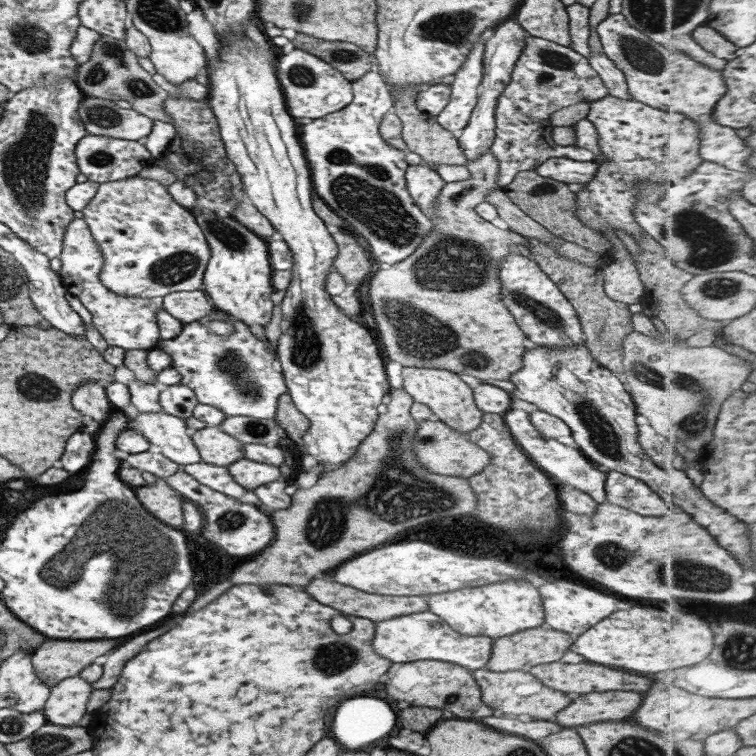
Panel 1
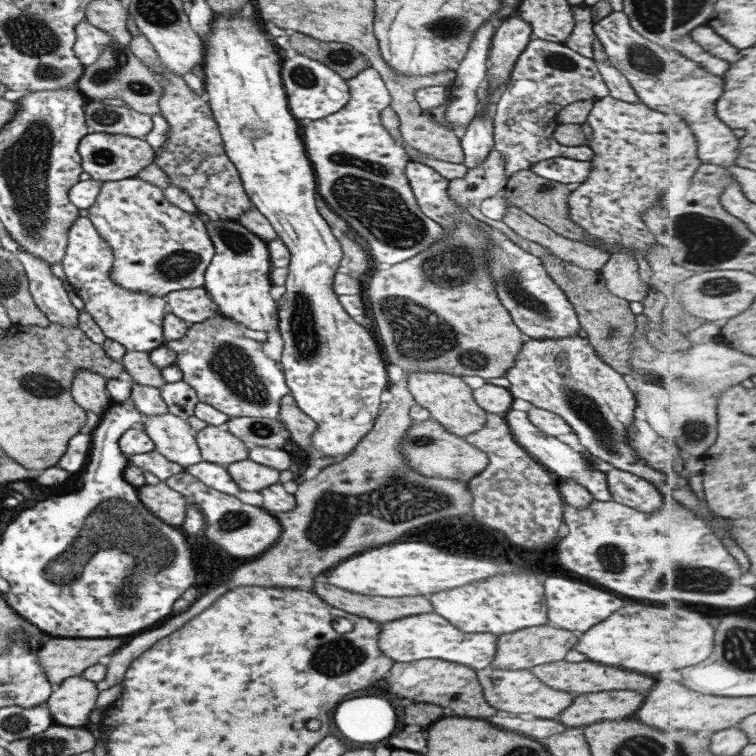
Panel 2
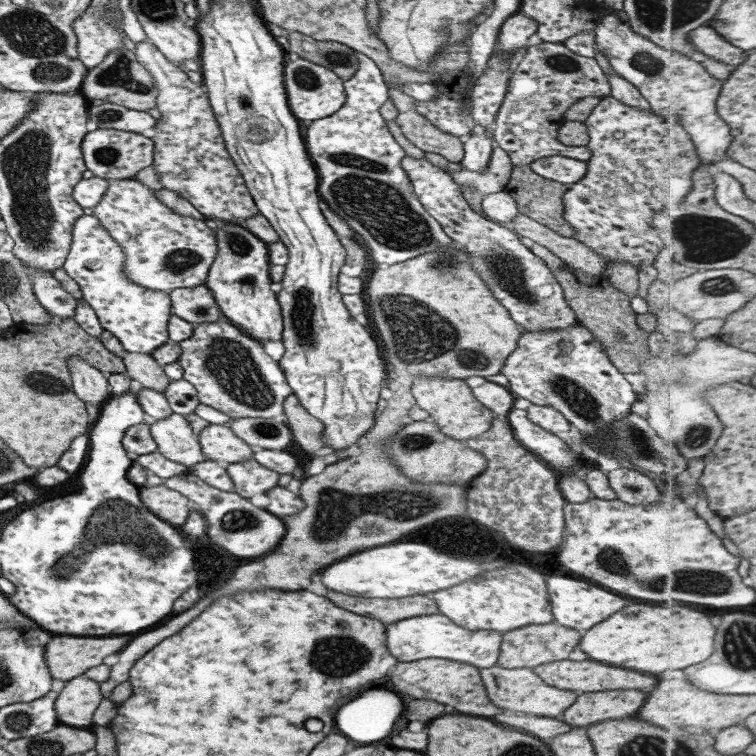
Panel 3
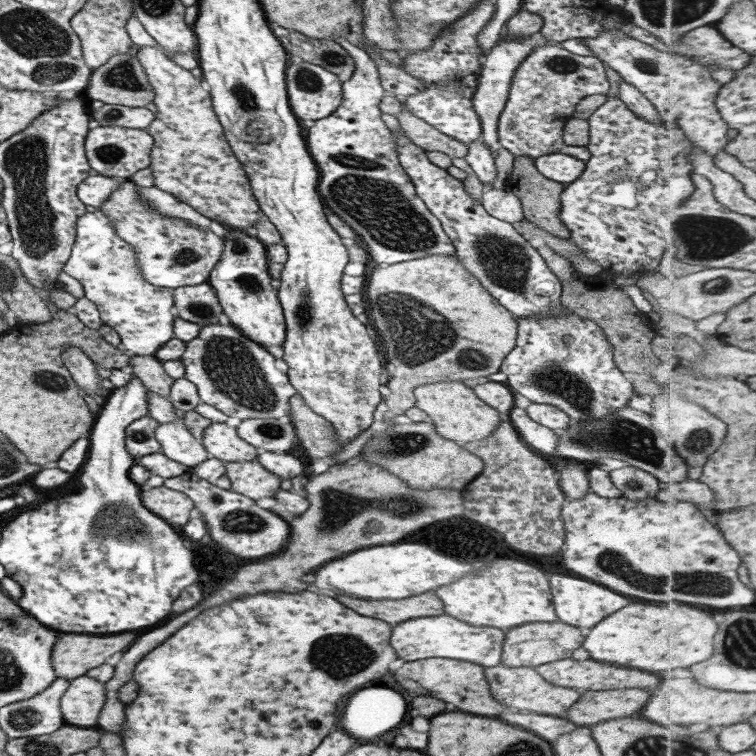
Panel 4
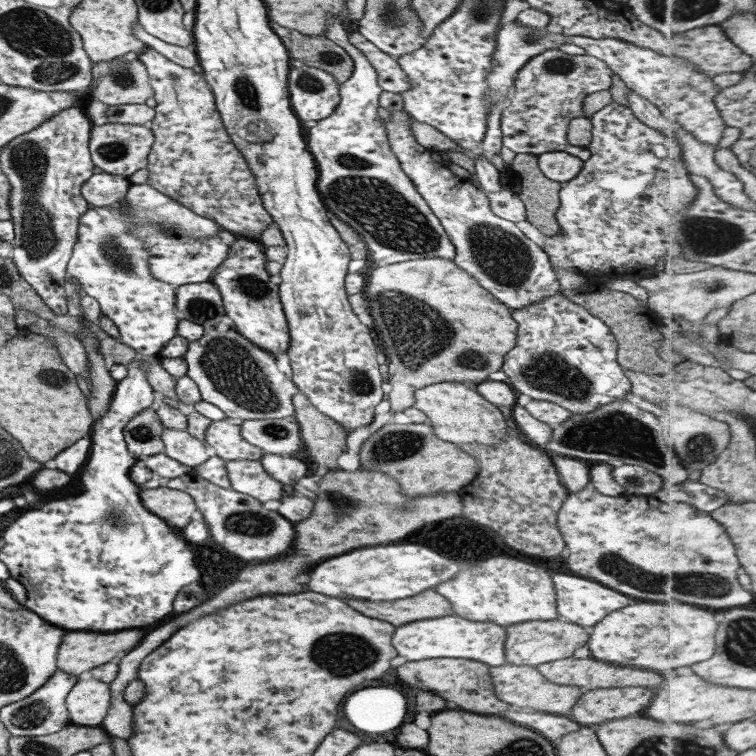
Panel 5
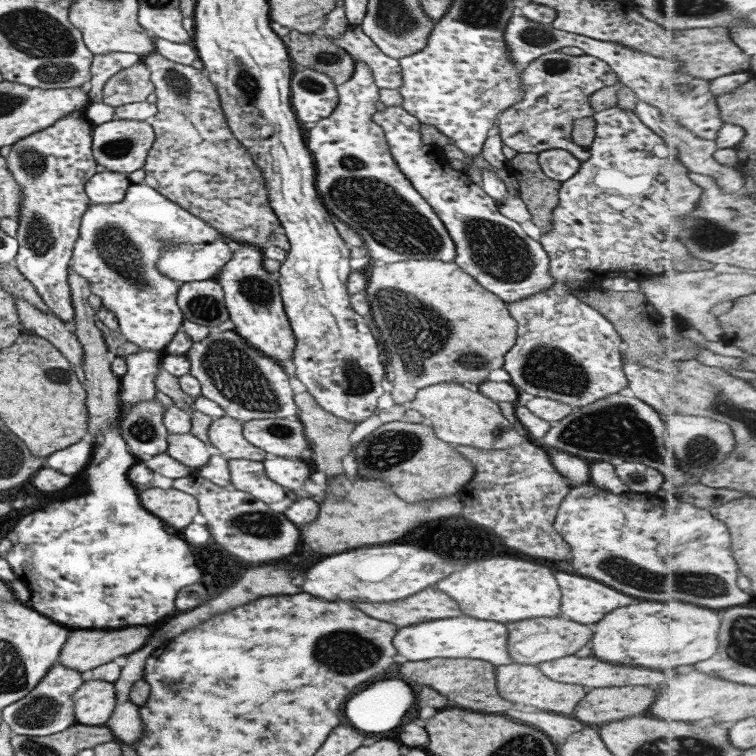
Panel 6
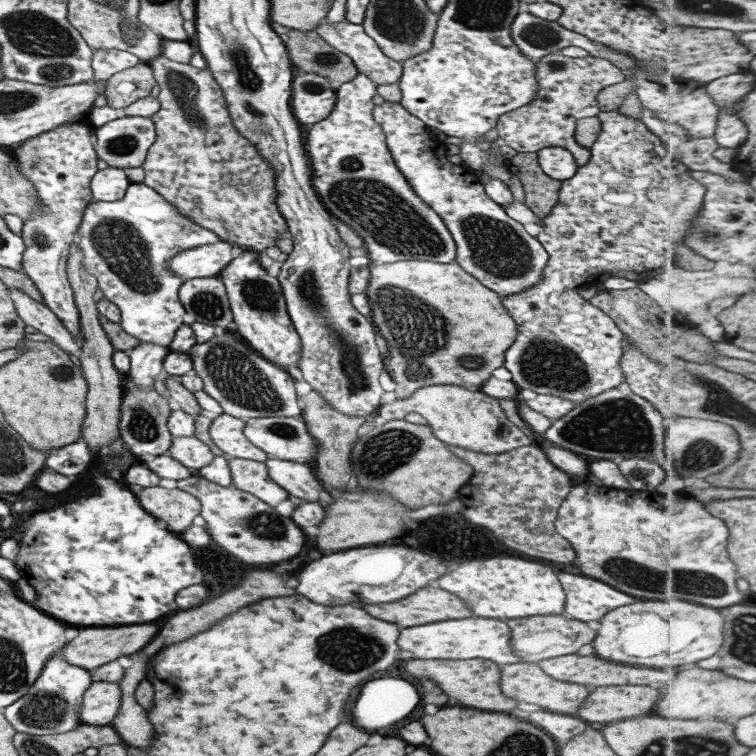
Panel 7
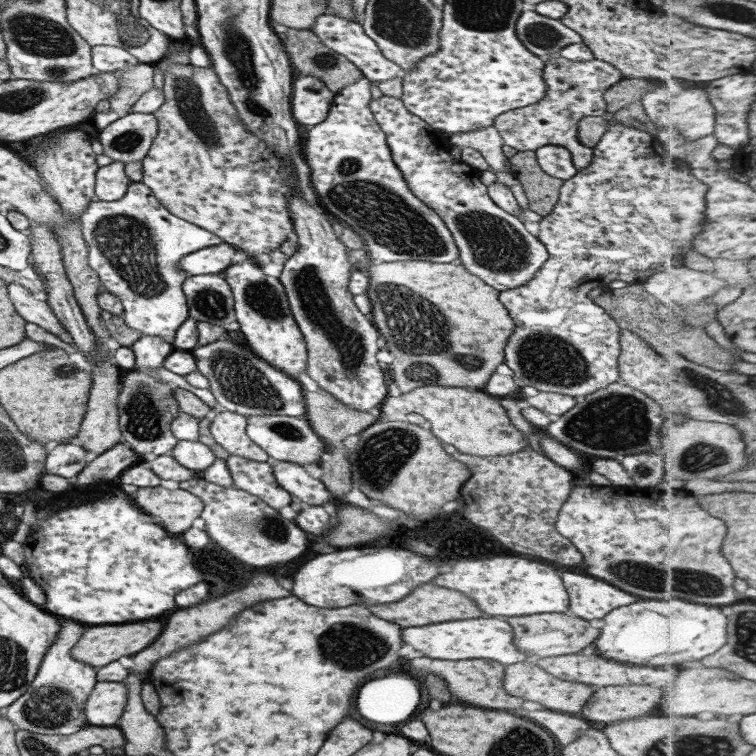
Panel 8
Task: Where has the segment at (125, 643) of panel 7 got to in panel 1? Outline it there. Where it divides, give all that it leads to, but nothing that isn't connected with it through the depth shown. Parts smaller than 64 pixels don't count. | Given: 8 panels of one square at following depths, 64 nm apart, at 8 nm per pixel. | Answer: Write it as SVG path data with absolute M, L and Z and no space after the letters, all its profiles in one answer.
M55 640L43 641L31 652L37 678L51 688L60 680L79 674L93 658L109 652L121 640Z

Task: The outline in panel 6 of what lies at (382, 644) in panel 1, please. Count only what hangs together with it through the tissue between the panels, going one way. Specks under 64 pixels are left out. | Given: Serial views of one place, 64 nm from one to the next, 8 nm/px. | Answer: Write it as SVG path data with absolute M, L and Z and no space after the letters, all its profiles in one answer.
M470 616L445 617L439 620L421 621L419 624L398 628L392 643L396 654L408 661L427 659L477 659L490 662L494 667L512 662L506 640L508 632L503 623L479 620Z

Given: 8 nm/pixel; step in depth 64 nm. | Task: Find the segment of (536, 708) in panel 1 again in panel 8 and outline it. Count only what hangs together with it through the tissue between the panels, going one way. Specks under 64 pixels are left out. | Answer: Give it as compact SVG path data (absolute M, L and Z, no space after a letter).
M528 659L515 664L504 665L503 688L505 692L509 692L509 696L519 696L525 700L538 702L545 709L557 712L579 712L581 706L587 702L587 698L591 696L591 686L587 684L577 684L577 682L565 682L559 680L548 672L545 672L534 660Z

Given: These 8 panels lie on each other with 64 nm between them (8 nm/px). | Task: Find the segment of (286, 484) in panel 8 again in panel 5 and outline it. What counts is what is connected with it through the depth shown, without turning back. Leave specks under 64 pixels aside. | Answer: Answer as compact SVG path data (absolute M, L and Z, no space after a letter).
M263 453L259 462L262 464L263 470L282 485L293 486L299 478L305 476L305 464L292 456Z

